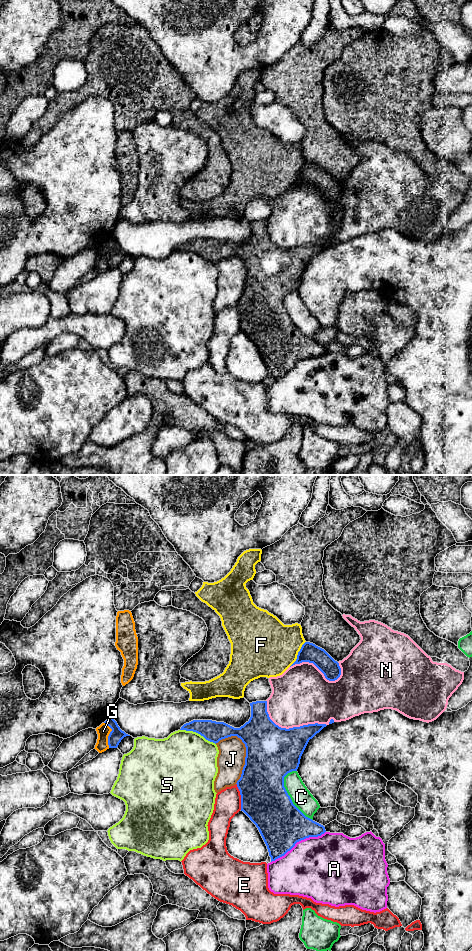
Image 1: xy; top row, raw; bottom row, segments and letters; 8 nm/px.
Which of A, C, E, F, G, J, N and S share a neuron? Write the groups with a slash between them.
A / C / E / F / G / J / N / S

